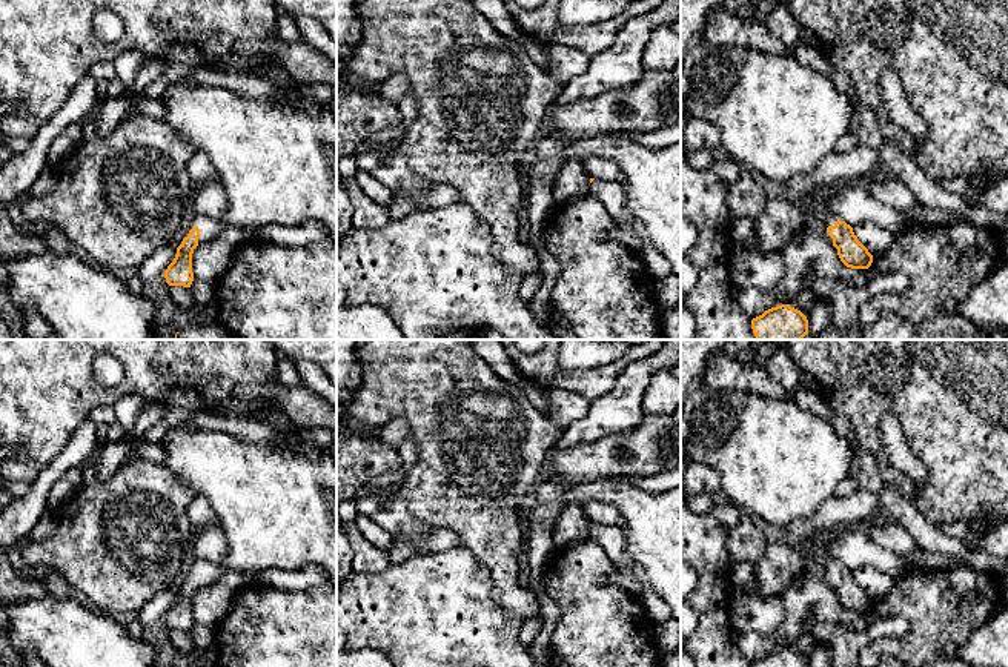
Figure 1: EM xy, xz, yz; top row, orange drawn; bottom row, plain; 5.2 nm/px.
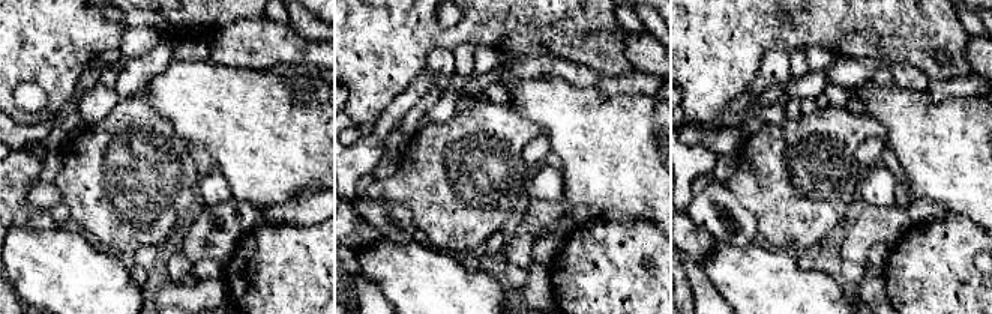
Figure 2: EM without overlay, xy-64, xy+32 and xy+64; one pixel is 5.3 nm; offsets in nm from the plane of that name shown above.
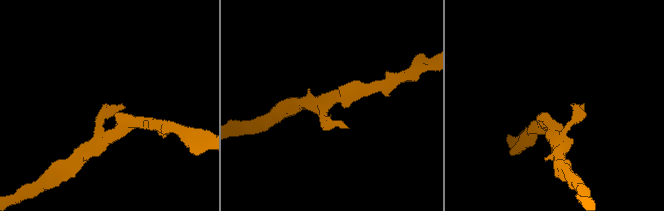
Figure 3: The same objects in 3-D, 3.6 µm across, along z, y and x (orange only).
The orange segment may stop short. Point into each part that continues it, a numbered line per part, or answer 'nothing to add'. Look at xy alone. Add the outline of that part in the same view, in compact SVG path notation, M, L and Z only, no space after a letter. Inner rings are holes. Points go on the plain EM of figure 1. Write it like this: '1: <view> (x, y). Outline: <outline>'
nothing to add

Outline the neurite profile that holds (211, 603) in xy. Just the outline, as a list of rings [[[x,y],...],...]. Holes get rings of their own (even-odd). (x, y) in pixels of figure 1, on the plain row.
[[[226,570],[211,586],[198,587],[192,598],[194,622],[215,627],[227,615],[235,596],[247,586],[243,572]]]

